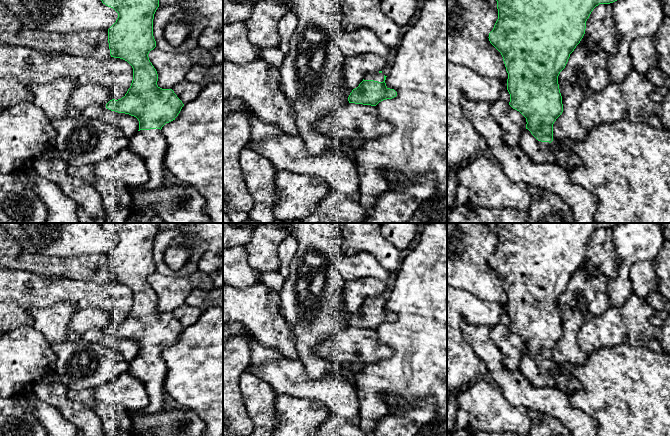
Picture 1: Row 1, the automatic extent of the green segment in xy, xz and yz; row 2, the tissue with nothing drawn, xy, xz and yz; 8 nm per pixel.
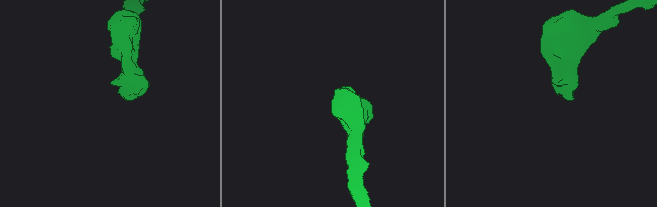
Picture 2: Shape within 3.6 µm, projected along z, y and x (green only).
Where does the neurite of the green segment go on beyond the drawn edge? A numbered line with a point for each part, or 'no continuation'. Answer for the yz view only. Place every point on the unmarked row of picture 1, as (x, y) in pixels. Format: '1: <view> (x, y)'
1: yz (539, 376)

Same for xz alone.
1: xz (376, 300)

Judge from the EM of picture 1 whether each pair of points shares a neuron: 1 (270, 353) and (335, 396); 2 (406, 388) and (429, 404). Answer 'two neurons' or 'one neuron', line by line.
1: two neurons
2: two neurons

